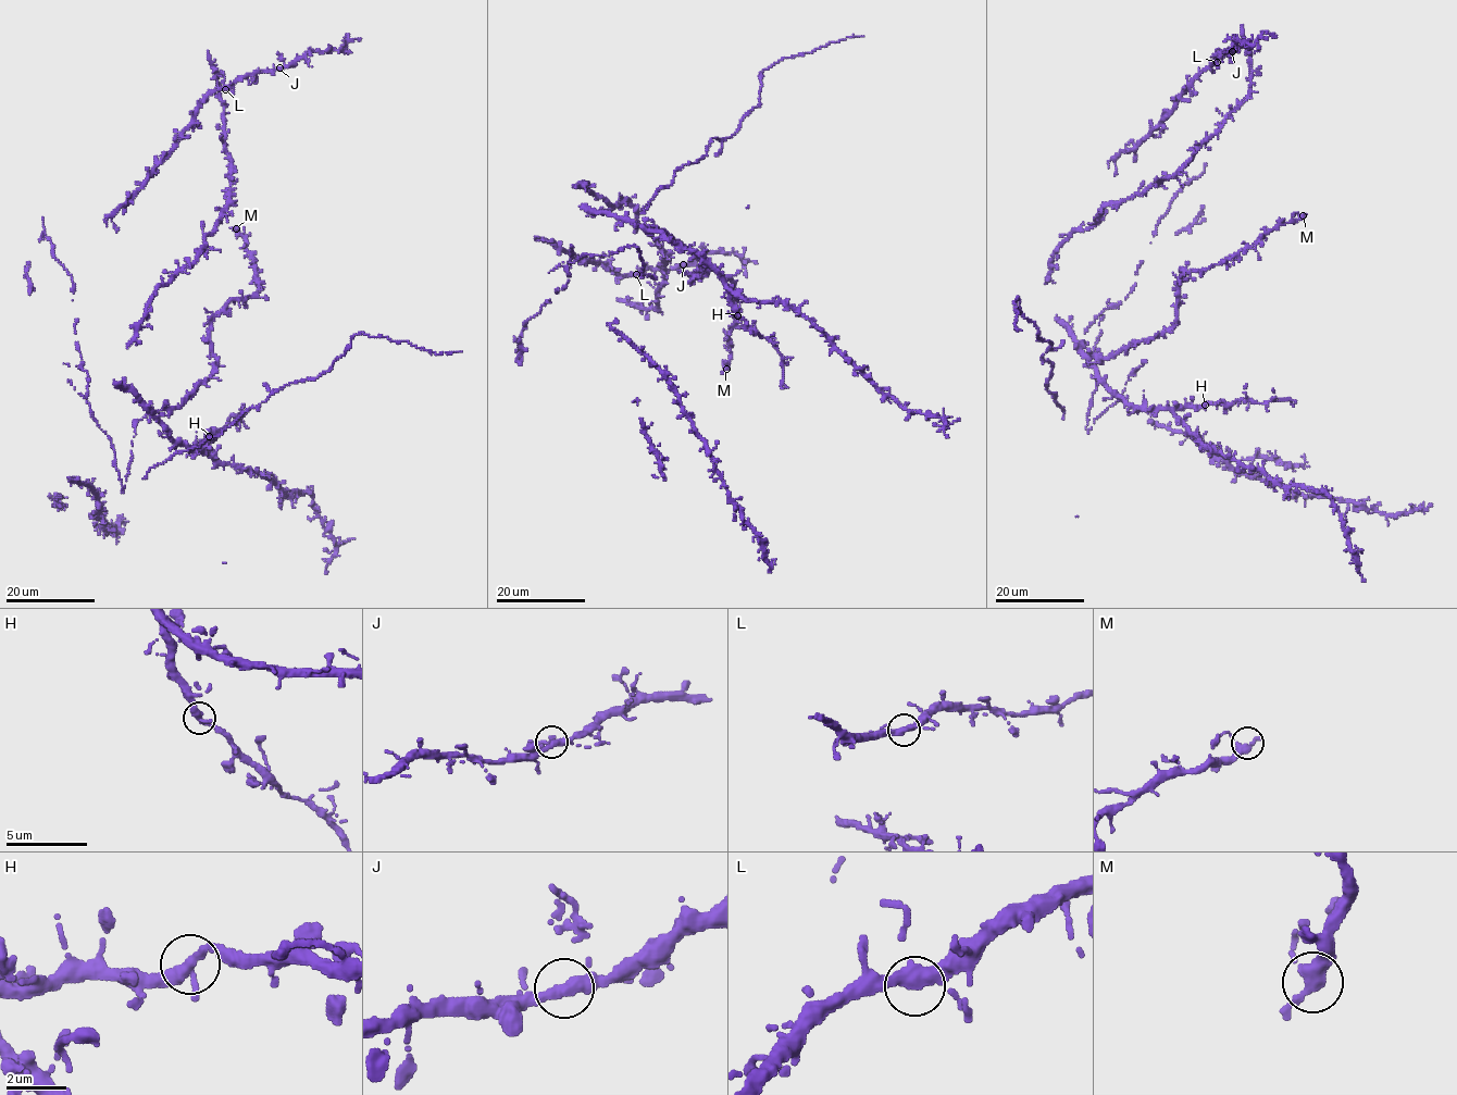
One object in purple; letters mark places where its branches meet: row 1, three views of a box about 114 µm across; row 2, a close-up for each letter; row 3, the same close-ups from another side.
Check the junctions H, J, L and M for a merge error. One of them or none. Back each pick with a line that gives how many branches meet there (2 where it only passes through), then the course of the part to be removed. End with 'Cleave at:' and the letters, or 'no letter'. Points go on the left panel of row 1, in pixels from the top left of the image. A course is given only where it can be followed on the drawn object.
Cleave at: no letter

